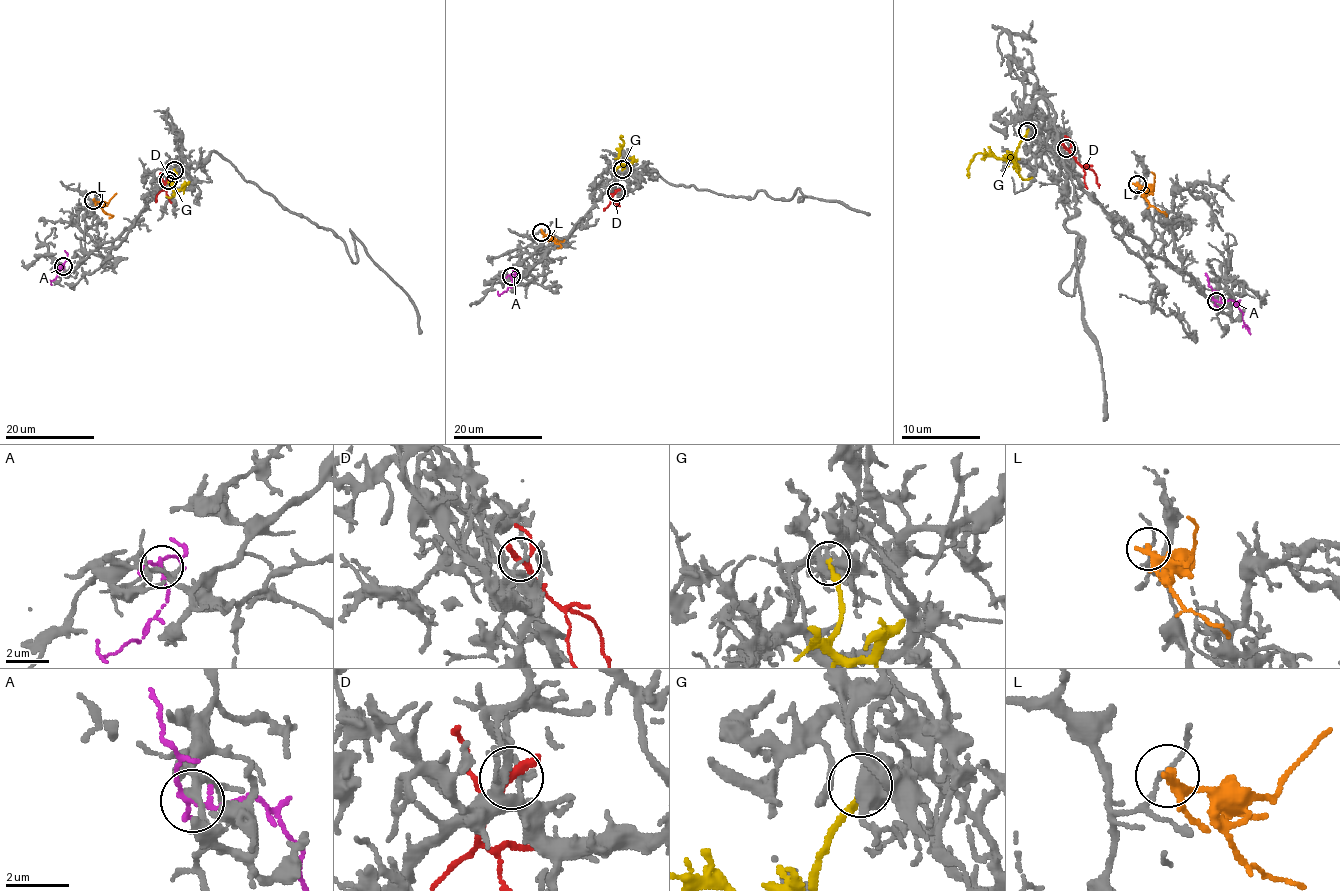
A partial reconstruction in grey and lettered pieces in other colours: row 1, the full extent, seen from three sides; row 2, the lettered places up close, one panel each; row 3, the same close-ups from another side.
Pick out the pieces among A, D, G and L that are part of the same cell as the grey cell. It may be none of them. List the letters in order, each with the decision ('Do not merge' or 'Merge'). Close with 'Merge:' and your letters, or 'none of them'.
A: Do not merge
D: Do not merge
G: Merge
L: Do not merge
Merge: G

